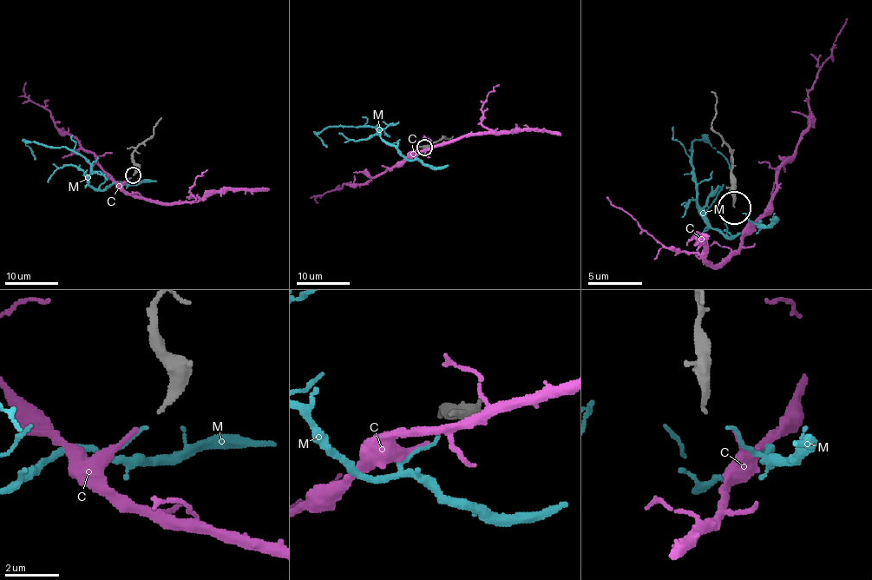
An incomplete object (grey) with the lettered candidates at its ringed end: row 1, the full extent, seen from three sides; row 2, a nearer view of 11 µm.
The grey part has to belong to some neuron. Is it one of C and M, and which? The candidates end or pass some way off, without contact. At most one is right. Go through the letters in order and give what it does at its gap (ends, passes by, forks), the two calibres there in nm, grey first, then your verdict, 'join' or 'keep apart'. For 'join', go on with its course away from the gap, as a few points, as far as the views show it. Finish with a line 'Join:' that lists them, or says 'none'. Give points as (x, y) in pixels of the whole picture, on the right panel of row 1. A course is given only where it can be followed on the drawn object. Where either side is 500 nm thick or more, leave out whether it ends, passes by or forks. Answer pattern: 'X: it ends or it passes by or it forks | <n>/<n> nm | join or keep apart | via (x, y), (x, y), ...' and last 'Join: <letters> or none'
C: it ends | 160/180 nm | join | via (745, 214), (743, 240), (724, 262), (713, 266), (704, 260), (704, 244), (699, 235), (711, 235)
M: it ends | 160/80 nm | keep apart
Join: C

